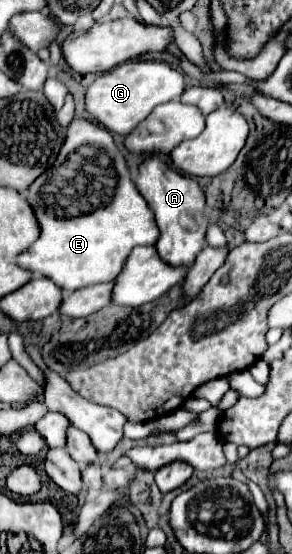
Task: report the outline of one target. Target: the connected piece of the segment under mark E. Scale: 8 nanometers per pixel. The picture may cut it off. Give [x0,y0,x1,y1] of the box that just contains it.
[17,120,159,292]

